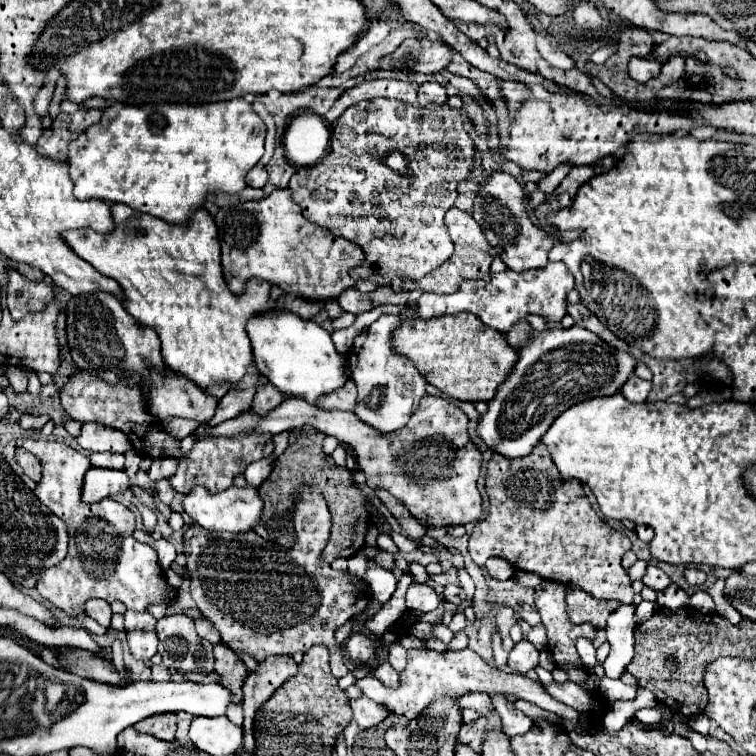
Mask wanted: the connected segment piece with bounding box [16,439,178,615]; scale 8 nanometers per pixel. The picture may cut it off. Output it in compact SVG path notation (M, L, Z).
M18 439L18 449L30 451L42 463L42 481L36 485L36 497L58 515L66 527L70 527L70 547L64 561L56 567L46 569L38 575L36 591L64 609L68 615L76 615L84 611L84 601L90 597L106 599L108 603L122 601L132 611L146 611L150 605L164 603L166 607L174 607L178 603L178 589L174 589L164 569L158 563L156 551L140 543L128 533L106 533L108 523L108 499L102 499L94 505L86 505L82 501L82 477L86 469L90 469L88 455L68 447L58 441L42 441L42 439Z

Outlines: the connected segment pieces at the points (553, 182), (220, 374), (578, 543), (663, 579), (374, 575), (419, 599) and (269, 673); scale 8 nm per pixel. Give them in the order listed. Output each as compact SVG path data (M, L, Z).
M560 165L558 169L554 169L554 173L550 173L548 177L544 177L540 181L540 189L546 193L554 193L554 189L560 185L560 181L568 175L570 169L572 169L572 165Z
M114 205L112 217L116 231L110 235L100 235L92 229L74 229L66 231L64 239L74 249L74 253L86 259L96 271L112 277L120 283L124 291L126 311L140 321L140 325L152 327L162 341L162 357L168 369L190 377L198 387L208 389L212 385L230 383L230 389L238 389L238 383L246 375L254 355L252 343L246 333L248 319L270 311L270 283L262 279L250 279L244 295L234 295L222 275L220 265L220 241L212 215L206 209L194 213L194 221L188 227L170 225L158 217L144 213L132 213L126 205Z
M542 443L520 459L494 453L488 461L486 491L490 497L488 517L478 521L468 543L478 567L490 557L502 557L518 569L538 573L566 587L578 587L594 599L632 603L632 581L620 565L622 555L630 549L630 539L598 517L578 479L562 479Z
M648 565L648 571L646 571L646 575L642 577L642 583L648 585L648 587L652 587L652 589L656 589L656 591L662 591L662 589L666 589L666 585L670 585L672 581L670 581L670 577L668 577L660 567Z
M370 565L364 579L370 585L372 597L378 599L380 603L386 603L392 597L394 589L396 589L396 583L398 583L390 571L386 571L386 569L378 567L378 565Z
M412 583L408 593L406 593L406 607L410 611L422 611L422 613L428 613L428 611L434 611L444 599L456 595L456 587L454 585L446 585L444 587L444 593L438 595L432 587L428 585L418 585L418 583Z
M268 657L266 661L262 661L260 669L254 673L248 673L246 681L244 681L244 751L246 753L254 753L254 717L258 713L258 709L274 695L274 689L280 689L290 677L294 677L294 673L298 673L298 665L294 663L292 657Z

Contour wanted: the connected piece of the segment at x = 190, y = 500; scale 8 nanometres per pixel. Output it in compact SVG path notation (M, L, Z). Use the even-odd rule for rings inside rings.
M246 485L246 487L228 487L222 493L210 495L204 487L194 487L186 497L184 497L184 511L194 519L194 523L202 525L206 531L228 531L228 533L248 533L254 529L254 525L262 517L264 501L258 497L258 487Z

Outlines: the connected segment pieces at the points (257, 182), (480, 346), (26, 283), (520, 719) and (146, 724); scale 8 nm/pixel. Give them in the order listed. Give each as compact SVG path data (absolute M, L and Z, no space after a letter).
M262 165L252 167L250 173L248 173L248 177L246 177L246 183L250 187L258 187L258 189L262 189L266 185L266 181L268 181L268 173L266 173L266 169Z
M472 313L406 321L394 333L394 347L418 367L430 385L452 399L470 403L490 401L518 359L518 351L508 345L504 333L482 325Z
M8 267L6 273L8 273L8 309L16 321L20 321L26 313L38 313L46 309L46 305L56 299L54 285L48 277L42 281L32 281L12 267Z
M492 695L492 701L494 701L494 707L502 719L502 731L508 735L508 737L514 737L514 735L522 735L526 733L530 727L532 727L532 719L528 719L522 711L518 711L512 701L508 701L506 697L502 695Z
M162 713L162 715L152 715L152 717L146 717L142 721L138 721L134 725L136 731L142 731L142 733L148 733L148 735L154 735L162 741L174 741L174 735L176 735L176 715L174 713Z

